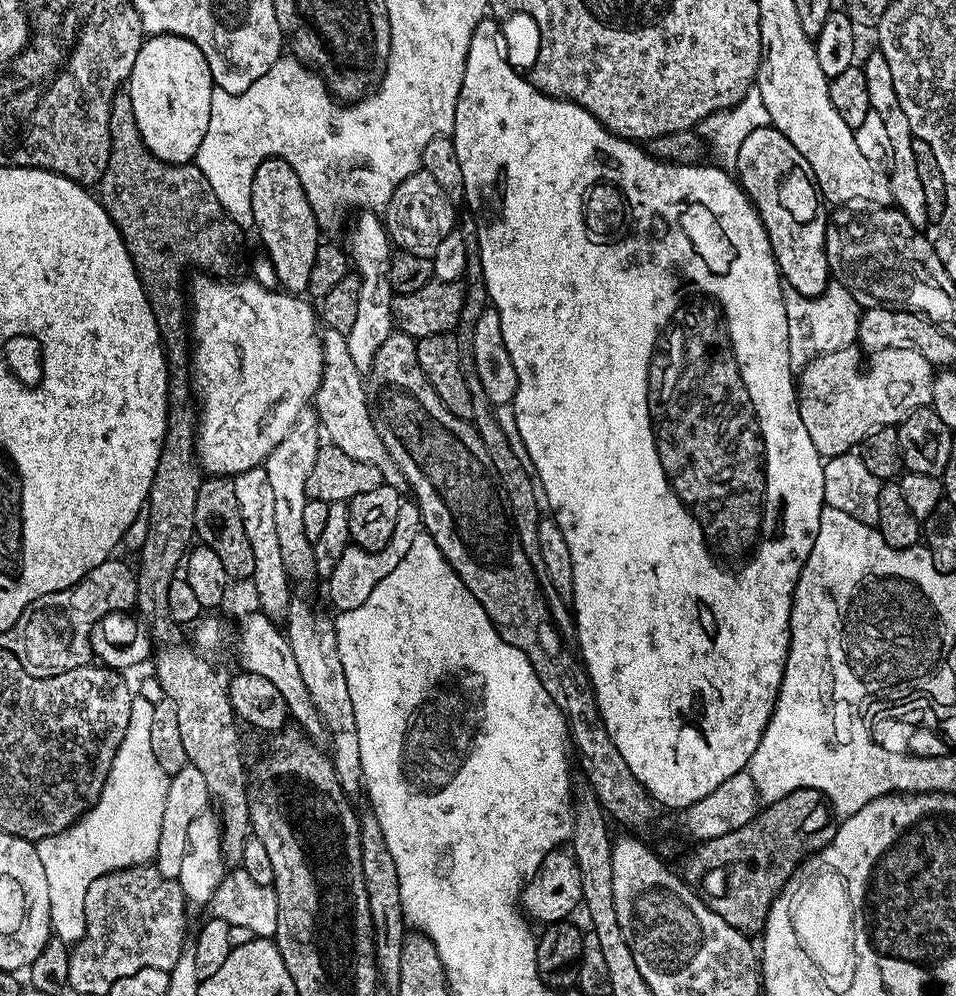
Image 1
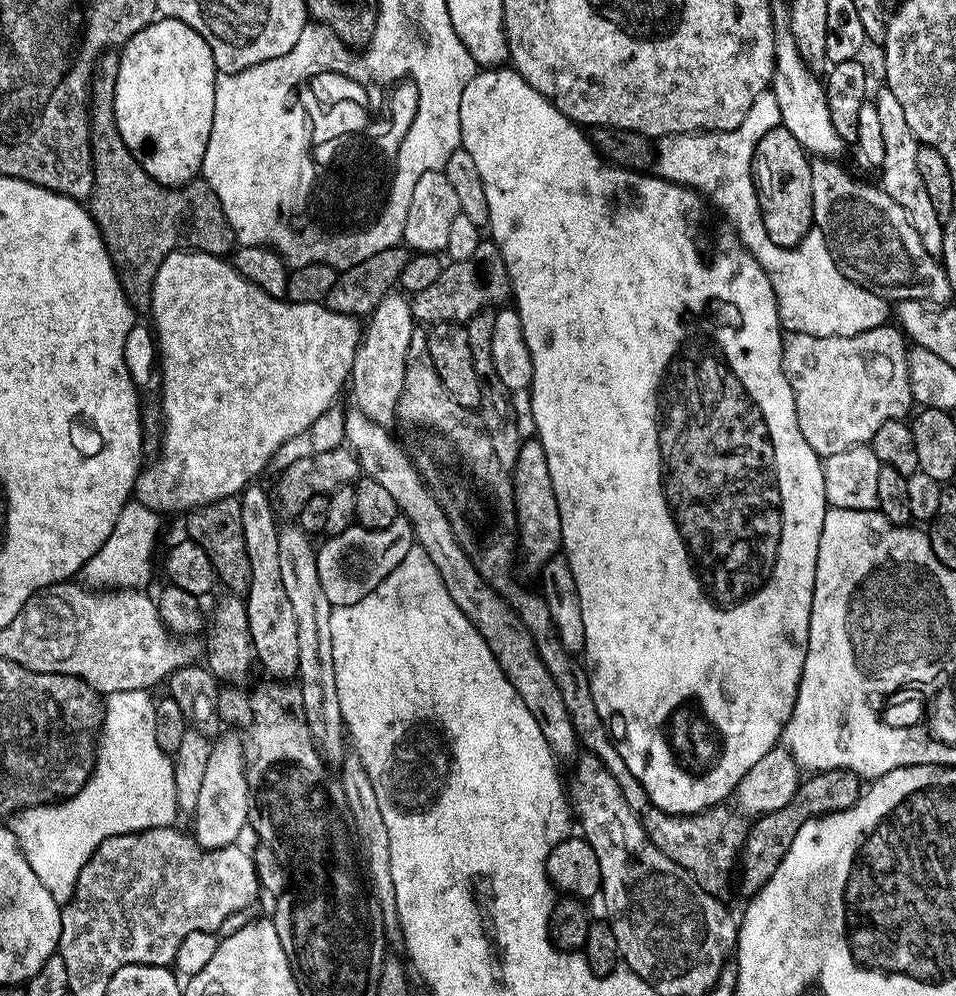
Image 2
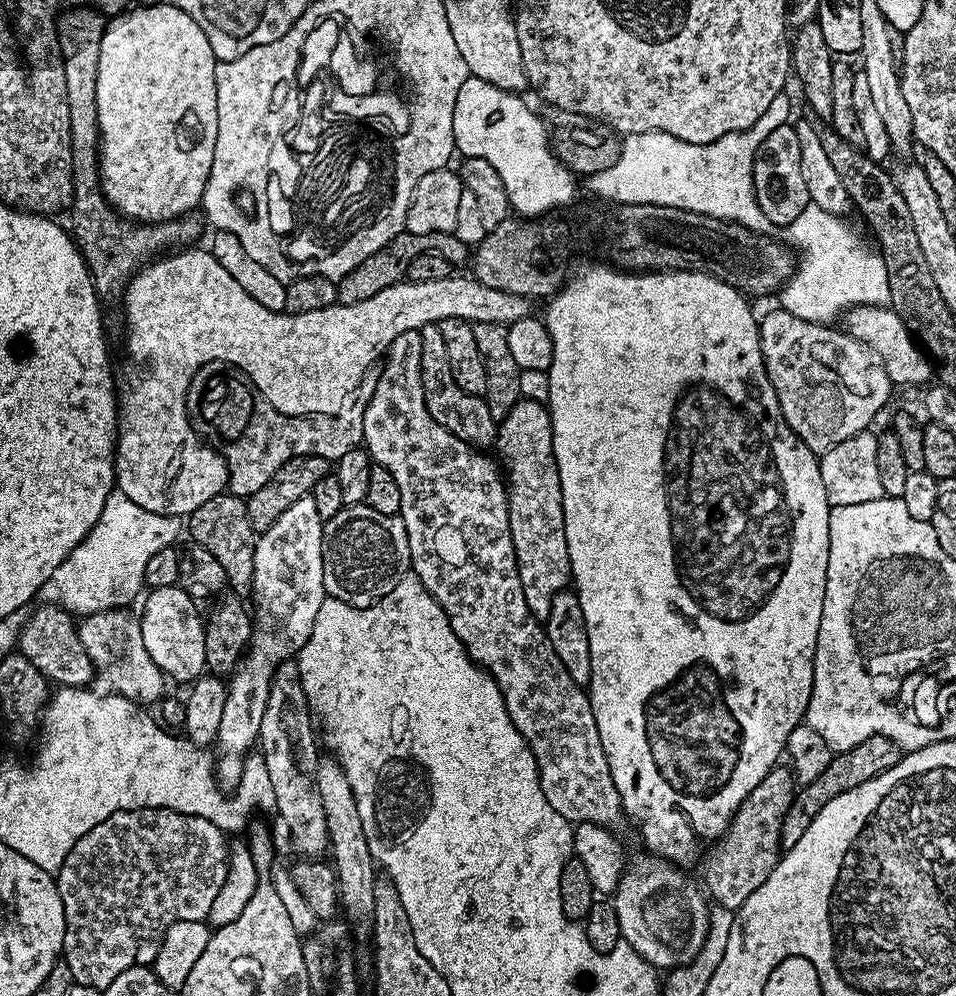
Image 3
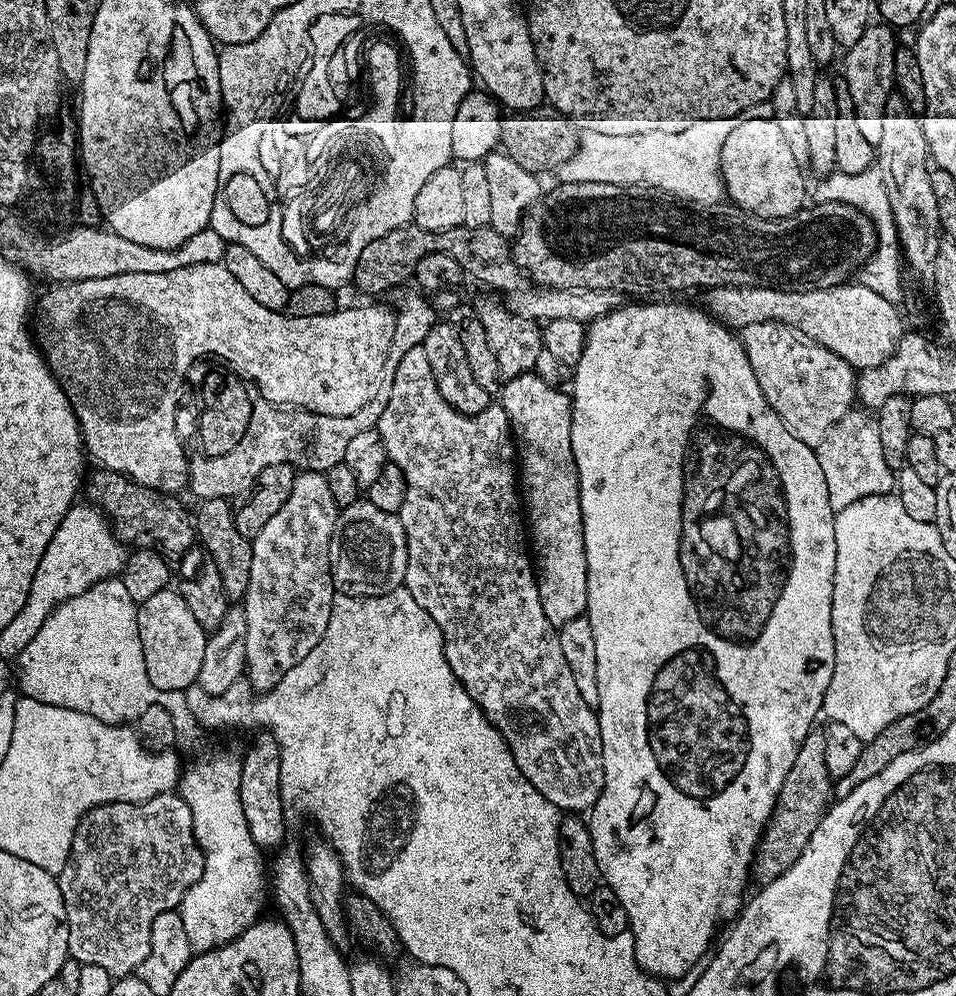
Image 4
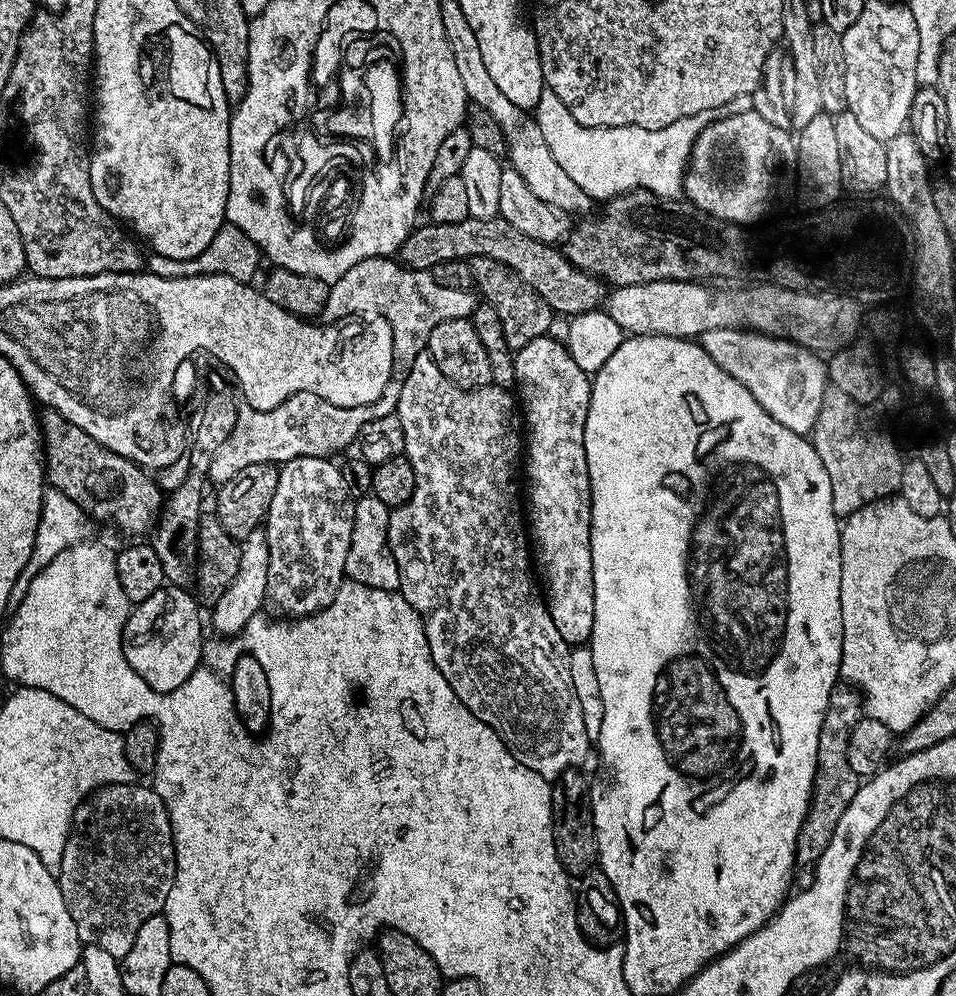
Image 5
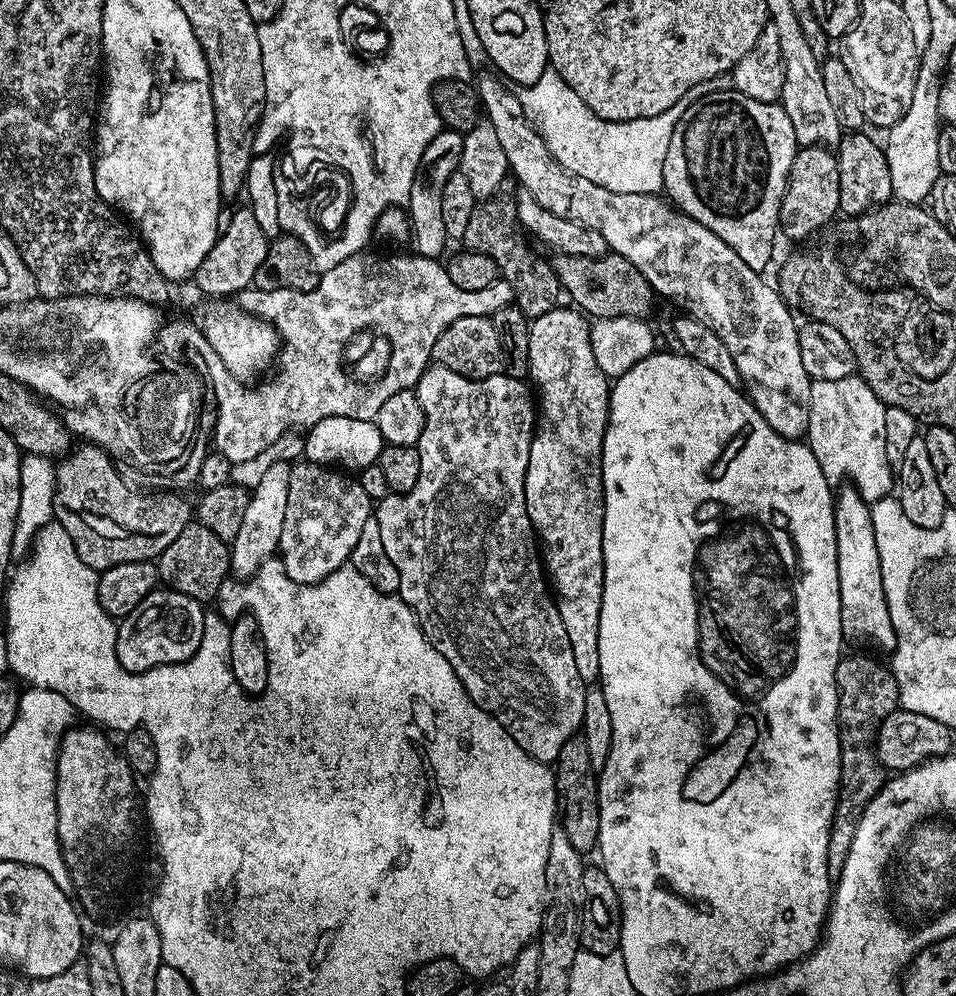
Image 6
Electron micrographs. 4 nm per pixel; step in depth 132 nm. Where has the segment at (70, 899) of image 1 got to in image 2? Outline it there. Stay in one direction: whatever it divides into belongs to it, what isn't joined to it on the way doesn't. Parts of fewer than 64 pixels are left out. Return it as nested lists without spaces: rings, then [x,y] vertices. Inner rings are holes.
[[[122,690],[118,694],[107,696],[103,701],[104,721],[100,724],[100,731],[98,733],[96,763],[93,764],[90,778],[84,783],[82,790],[78,790],[73,796],[68,797],[67,800],[61,800],[55,804],[39,804],[33,808],[23,808],[11,817],[11,830],[16,835],[16,841],[26,858],[26,862],[30,862],[30,870],[34,870],[34,874],[38,874],[38,882],[42,882],[42,886],[46,886],[46,890],[50,890],[54,902],[58,905],[63,906],[67,904],[76,888],[77,876],[82,866],[92,857],[103,840],[111,836],[121,836],[127,832],[141,832],[147,828],[170,828],[177,823],[176,816],[178,817],[178,809],[176,806],[176,791],[174,790],[173,757],[169,753],[164,752],[162,746],[158,746],[158,738],[154,738],[154,710],[156,709],[156,705],[153,697],[150,697],[151,695],[148,692],[143,692],[142,690]]]

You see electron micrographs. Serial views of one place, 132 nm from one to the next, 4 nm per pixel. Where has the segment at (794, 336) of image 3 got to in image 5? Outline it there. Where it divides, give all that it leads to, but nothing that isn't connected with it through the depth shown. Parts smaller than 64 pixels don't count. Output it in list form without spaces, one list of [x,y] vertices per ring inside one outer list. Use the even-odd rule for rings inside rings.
[[[719,328],[706,330],[706,334],[698,337],[702,350],[706,350],[716,359],[718,366],[730,374],[730,378],[738,378],[750,394],[774,418],[774,422],[782,422],[786,430],[794,430],[794,434],[807,437],[818,422],[818,410],[822,410],[822,398],[830,391],[827,363],[813,349],[803,348],[792,340],[765,336],[762,332],[754,332],[743,328]]]

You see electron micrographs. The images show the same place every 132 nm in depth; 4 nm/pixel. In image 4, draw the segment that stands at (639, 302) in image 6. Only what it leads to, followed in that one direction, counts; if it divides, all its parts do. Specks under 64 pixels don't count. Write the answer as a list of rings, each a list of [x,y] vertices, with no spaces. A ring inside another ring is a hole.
[[[404,224],[401,228],[390,230],[390,234],[382,234],[382,238],[374,238],[362,254],[358,254],[358,262],[352,271],[351,283],[356,284],[360,292],[365,292],[368,298],[380,298],[383,292],[396,288],[413,279],[418,262],[426,258],[426,254],[450,254],[458,266],[462,266],[465,277],[481,280],[492,288],[497,288],[501,294],[522,292],[526,288],[526,277],[514,262],[509,241],[502,234],[487,228],[455,228],[431,232],[422,230],[418,225]]]

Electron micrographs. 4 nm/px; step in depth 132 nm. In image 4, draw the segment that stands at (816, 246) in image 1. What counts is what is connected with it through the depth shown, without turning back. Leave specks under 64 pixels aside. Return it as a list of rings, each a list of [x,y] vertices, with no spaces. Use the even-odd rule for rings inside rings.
[[[749,115],[749,120],[741,119],[730,132],[730,138],[722,146],[720,155],[720,178],[724,181],[724,190],[727,199],[736,207],[746,210],[755,216],[761,216],[763,220],[777,220],[786,218],[799,212],[805,207],[804,200],[804,176],[802,166],[794,162],[794,153],[790,151],[790,146],[786,143],[786,138],[782,135],[781,128],[774,118],[764,116]]]

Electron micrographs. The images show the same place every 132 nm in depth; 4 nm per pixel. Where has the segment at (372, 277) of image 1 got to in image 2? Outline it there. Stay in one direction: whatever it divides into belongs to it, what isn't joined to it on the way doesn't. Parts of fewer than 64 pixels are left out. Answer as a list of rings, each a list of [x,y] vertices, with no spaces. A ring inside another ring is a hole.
[[[396,290],[389,292],[387,296],[382,298],[382,302],[378,302],[376,309],[370,313],[368,322],[369,324],[366,324],[363,329],[362,339],[354,358],[350,377],[350,392],[352,388],[352,396],[356,399],[355,407],[358,411],[366,414],[366,418],[370,418],[375,424],[388,426],[396,419],[396,403],[404,389],[404,359],[408,353],[414,327],[409,297]]]

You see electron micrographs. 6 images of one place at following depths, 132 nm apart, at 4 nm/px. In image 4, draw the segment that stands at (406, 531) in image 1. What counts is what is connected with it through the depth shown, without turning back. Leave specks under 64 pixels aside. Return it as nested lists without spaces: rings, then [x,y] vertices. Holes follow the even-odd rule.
[[[367,498],[339,509],[328,553],[332,587],[341,596],[381,596],[401,587],[406,578],[406,534],[399,515],[378,510]]]

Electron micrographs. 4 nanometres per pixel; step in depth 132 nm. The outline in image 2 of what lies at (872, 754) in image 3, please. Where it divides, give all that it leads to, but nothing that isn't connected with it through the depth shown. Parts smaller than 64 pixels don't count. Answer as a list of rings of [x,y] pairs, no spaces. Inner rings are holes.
[[[828,768],[825,772],[813,772],[807,778],[801,779],[794,798],[790,798],[790,802],[786,802],[782,810],[767,812],[759,817],[748,829],[748,837],[738,861],[738,884],[740,880],[745,897],[755,896],[762,890],[762,886],[766,886],[766,882],[770,882],[782,858],[786,858],[790,842],[794,842],[794,834],[798,834],[798,830],[807,820],[846,810],[860,796],[861,791],[861,777],[855,776],[845,768]]]

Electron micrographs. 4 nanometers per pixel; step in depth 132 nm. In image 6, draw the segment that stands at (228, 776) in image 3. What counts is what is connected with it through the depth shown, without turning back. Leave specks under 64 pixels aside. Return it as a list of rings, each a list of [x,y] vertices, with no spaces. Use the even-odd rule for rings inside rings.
[[[311,462],[292,464],[290,474],[290,495],[286,498],[286,522],[282,522],[282,538],[278,549],[278,559],[284,564],[284,573],[299,584],[319,584],[331,572],[349,563],[354,546],[358,546],[358,537],[362,535],[362,526],[373,515],[374,502],[362,490],[359,479],[350,477],[340,470],[333,470],[323,464]]]

